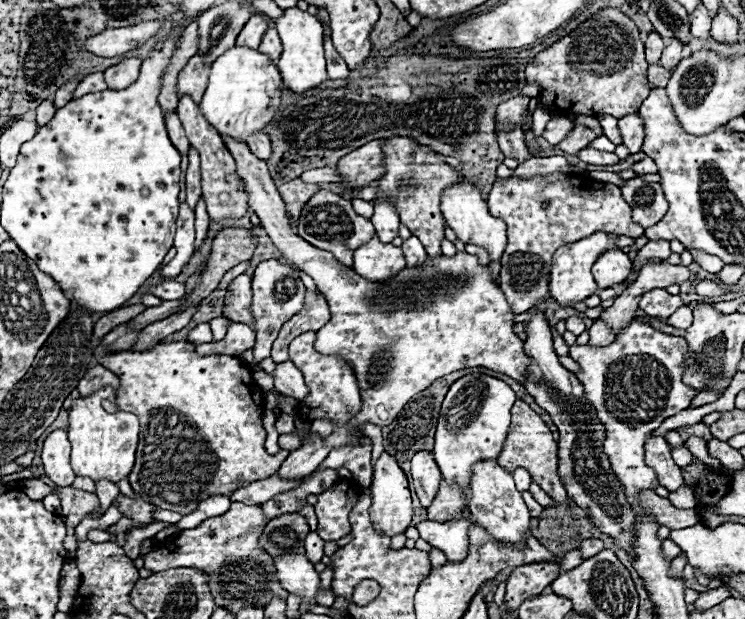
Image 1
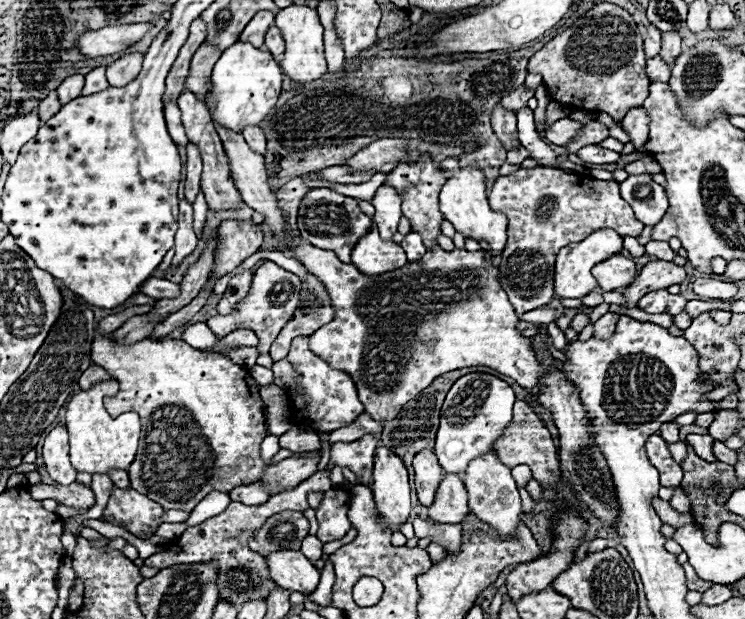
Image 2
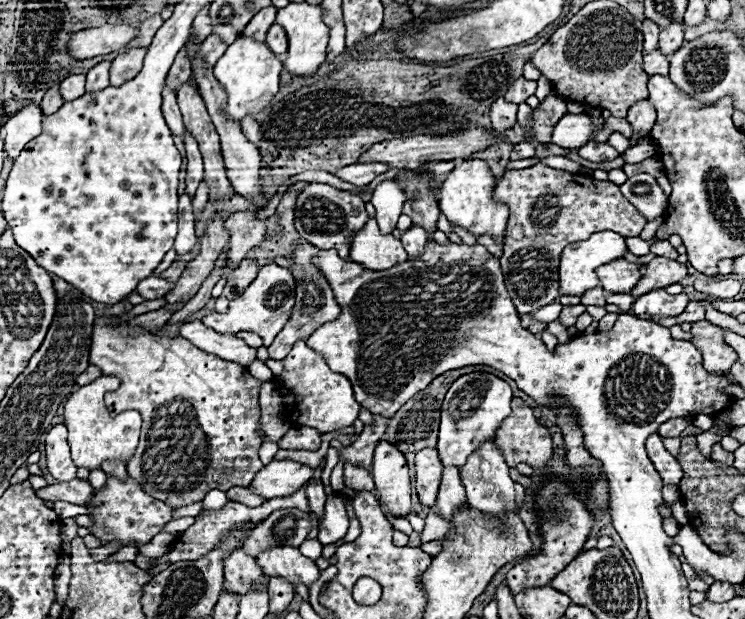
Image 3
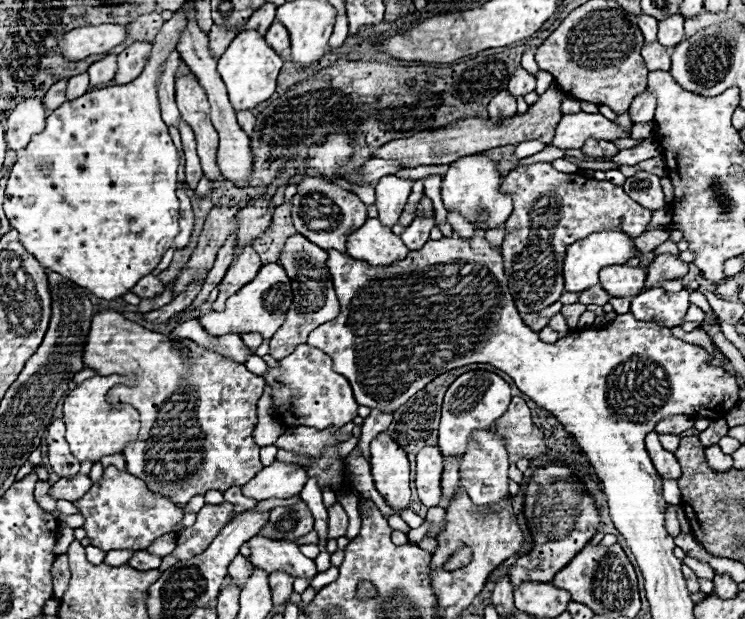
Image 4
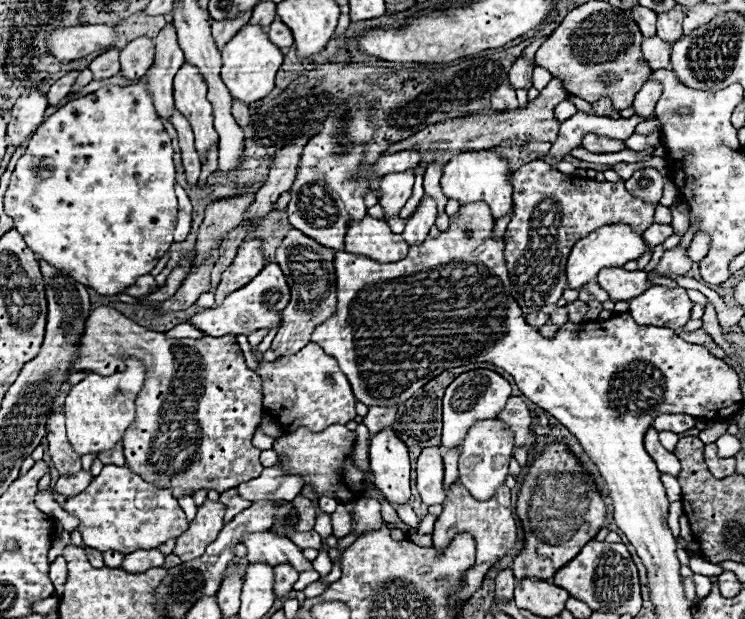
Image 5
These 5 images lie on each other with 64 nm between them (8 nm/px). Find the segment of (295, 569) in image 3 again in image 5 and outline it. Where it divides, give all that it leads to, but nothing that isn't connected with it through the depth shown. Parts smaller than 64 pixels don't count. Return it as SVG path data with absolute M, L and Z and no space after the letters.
M270 530L264 532L246 532L242 536L242 544L246 546L248 554L246 560L248 562L268 562L270 566L278 566L280 562L288 562L292 566L296 566L296 570L304 572L308 568L312 568L312 562L308 562L302 552L298 550L298 546L294 542L290 542L284 536L278 536Z

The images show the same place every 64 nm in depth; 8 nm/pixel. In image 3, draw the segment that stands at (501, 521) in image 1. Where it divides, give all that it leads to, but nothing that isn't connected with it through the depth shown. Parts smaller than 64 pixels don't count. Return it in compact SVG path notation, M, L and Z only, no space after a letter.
M488 440L488 442L484 442L484 446L476 448L472 452L472 456L468 456L466 464L460 466L460 476L462 476L462 484L466 488L466 494L468 494L468 504L482 510L484 514L492 514L496 518L506 518L508 512L514 512L516 496L514 496L514 488L512 488L514 482L508 476L508 468L510 466L504 462L504 456L494 440Z

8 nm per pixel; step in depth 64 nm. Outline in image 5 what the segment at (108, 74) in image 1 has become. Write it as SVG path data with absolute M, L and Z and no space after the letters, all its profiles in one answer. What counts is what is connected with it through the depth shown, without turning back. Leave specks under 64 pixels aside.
M136 38L126 48L122 48L120 64L122 74L126 78L142 78L154 62L154 40L152 38Z

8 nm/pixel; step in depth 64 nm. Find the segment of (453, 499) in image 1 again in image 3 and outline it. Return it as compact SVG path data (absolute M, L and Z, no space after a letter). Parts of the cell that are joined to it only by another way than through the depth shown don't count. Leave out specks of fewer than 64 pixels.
M446 466L444 474L442 474L442 484L440 484L440 492L438 492L438 502L436 502L436 510L440 512L442 518L450 520L454 510L466 502L466 494L464 494L464 486L460 482L460 474L456 466Z

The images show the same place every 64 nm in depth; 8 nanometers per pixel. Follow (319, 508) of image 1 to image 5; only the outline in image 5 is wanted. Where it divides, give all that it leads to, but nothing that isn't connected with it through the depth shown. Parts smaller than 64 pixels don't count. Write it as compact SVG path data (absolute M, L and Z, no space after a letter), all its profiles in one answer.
M342 504L332 514L332 526L334 526L332 534L336 538L342 538L342 536L346 536L352 532L352 516L348 514L348 510Z

